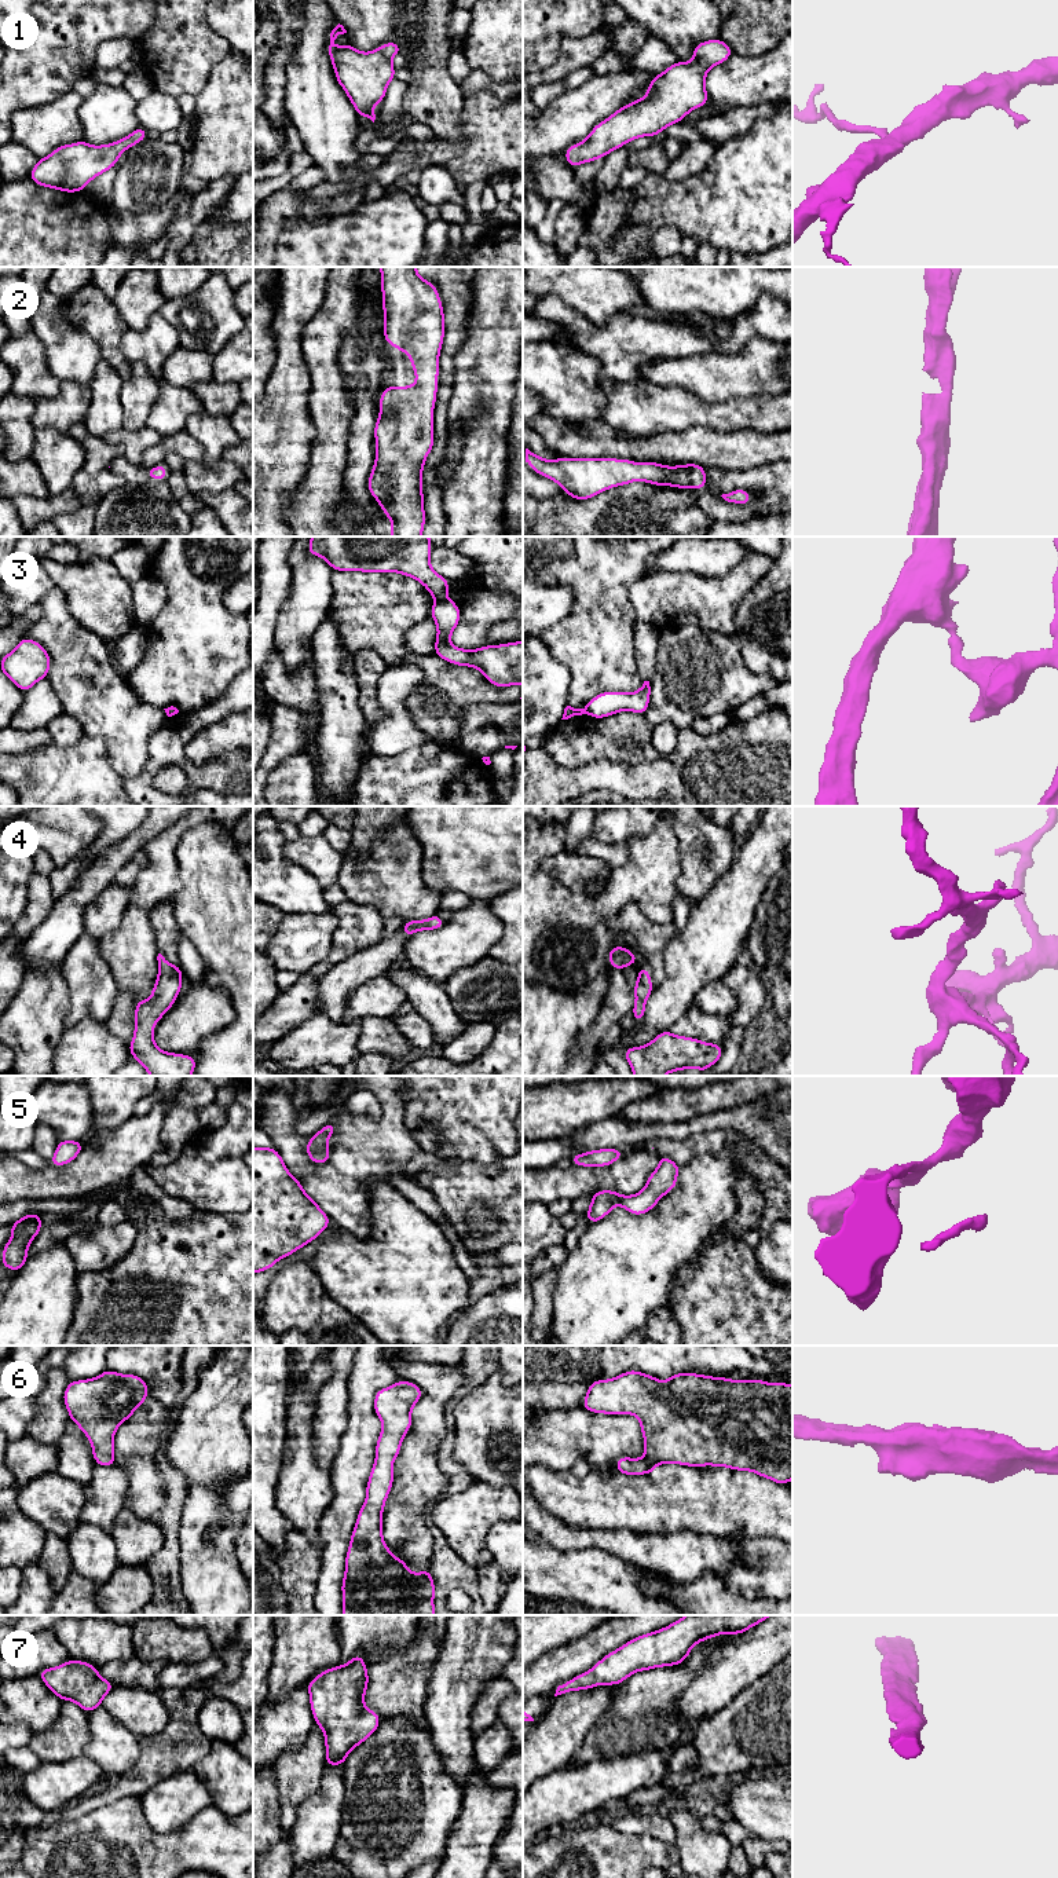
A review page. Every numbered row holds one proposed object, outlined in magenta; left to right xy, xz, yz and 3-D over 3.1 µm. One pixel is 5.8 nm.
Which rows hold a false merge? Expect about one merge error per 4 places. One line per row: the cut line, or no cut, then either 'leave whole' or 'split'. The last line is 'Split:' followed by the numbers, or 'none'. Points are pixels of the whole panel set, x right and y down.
1: cut none; leave whole
2: cut none; leave whole
3: cut xz (446, 597), (436, 601); split
4: cut none; leave whole
5: cut none; leave whole
6: cut none; leave whole
7: cut none; leave whole
Split: 3

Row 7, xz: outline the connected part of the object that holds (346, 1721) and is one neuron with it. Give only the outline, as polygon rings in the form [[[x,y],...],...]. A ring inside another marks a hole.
[[[354,1655],[347,1665],[323,1670],[308,1681],[311,1712],[325,1735],[326,1768],[344,1765],[352,1749],[371,1736],[381,1723],[374,1710],[365,1707],[367,1685],[362,1655]]]

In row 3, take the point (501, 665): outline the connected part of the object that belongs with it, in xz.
[[[446,598],[431,608],[438,626],[435,655],[457,666],[479,669],[484,678],[499,688],[523,685],[523,641],[461,649],[450,643],[450,636],[461,619],[458,604]]]

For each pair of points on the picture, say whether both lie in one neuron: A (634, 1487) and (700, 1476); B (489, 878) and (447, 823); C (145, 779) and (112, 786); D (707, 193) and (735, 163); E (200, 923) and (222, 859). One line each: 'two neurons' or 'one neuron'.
A: one neuron
B: one neuron
C: two neurons
D: one neuron
E: one neuron

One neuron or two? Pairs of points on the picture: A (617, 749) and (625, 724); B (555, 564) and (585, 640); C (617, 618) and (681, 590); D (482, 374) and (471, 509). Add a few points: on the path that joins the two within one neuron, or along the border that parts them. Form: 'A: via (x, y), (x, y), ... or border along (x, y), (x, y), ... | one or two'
A: via (617, 743), (625, 735), (625, 729) | one
B: via (574, 581), (585, 592), (585, 621) | one
C: border along (641, 578), (629, 590), (629, 601), (637, 618) | two
D: via (491, 407), (491, 413), (476, 428), (476, 476) | one

